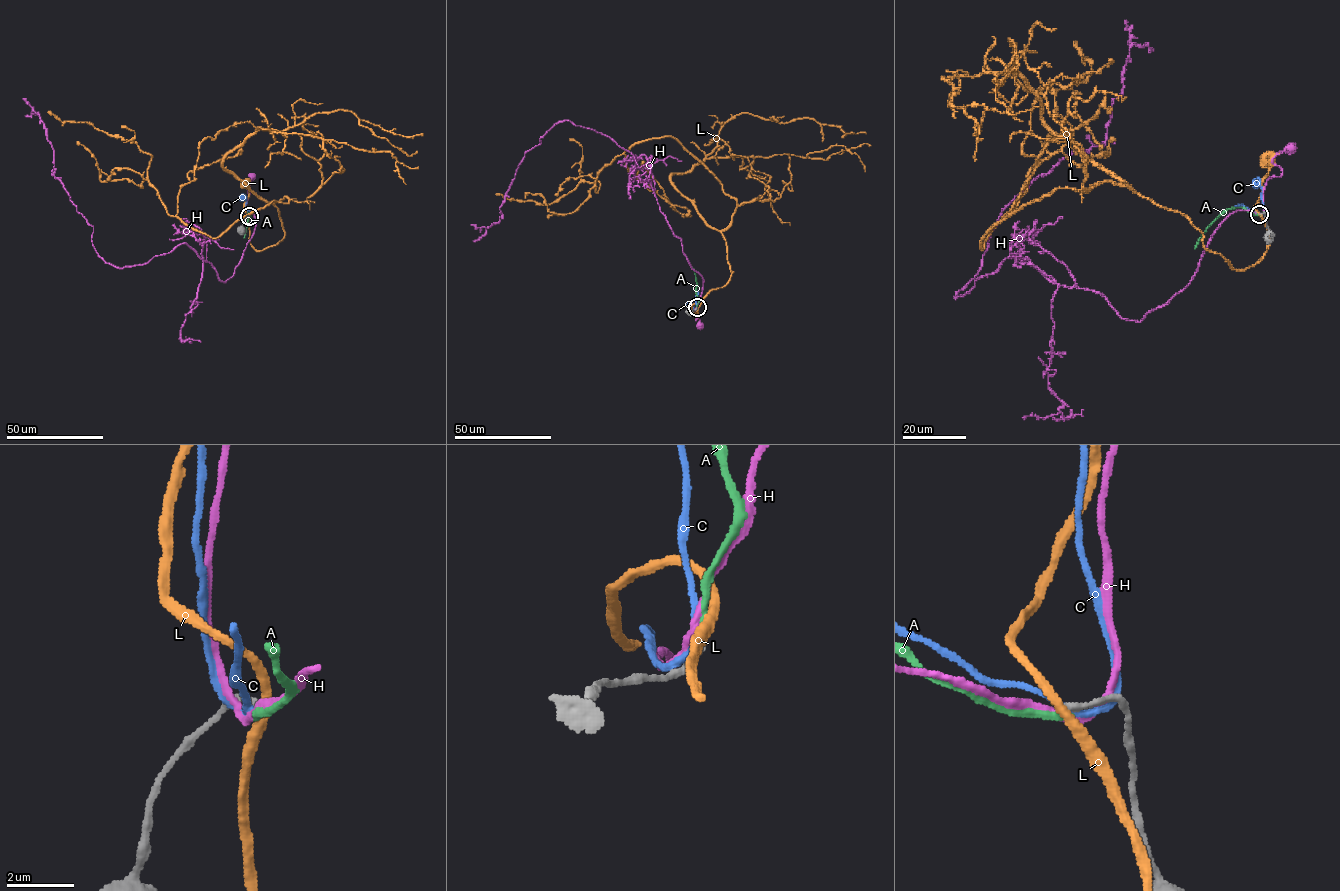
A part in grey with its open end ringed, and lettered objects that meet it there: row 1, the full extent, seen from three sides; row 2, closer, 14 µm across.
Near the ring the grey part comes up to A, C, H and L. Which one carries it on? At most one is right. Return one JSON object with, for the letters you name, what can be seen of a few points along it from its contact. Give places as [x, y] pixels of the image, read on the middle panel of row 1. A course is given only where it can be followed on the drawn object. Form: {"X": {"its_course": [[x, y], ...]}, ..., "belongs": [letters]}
{"belongs": []}

